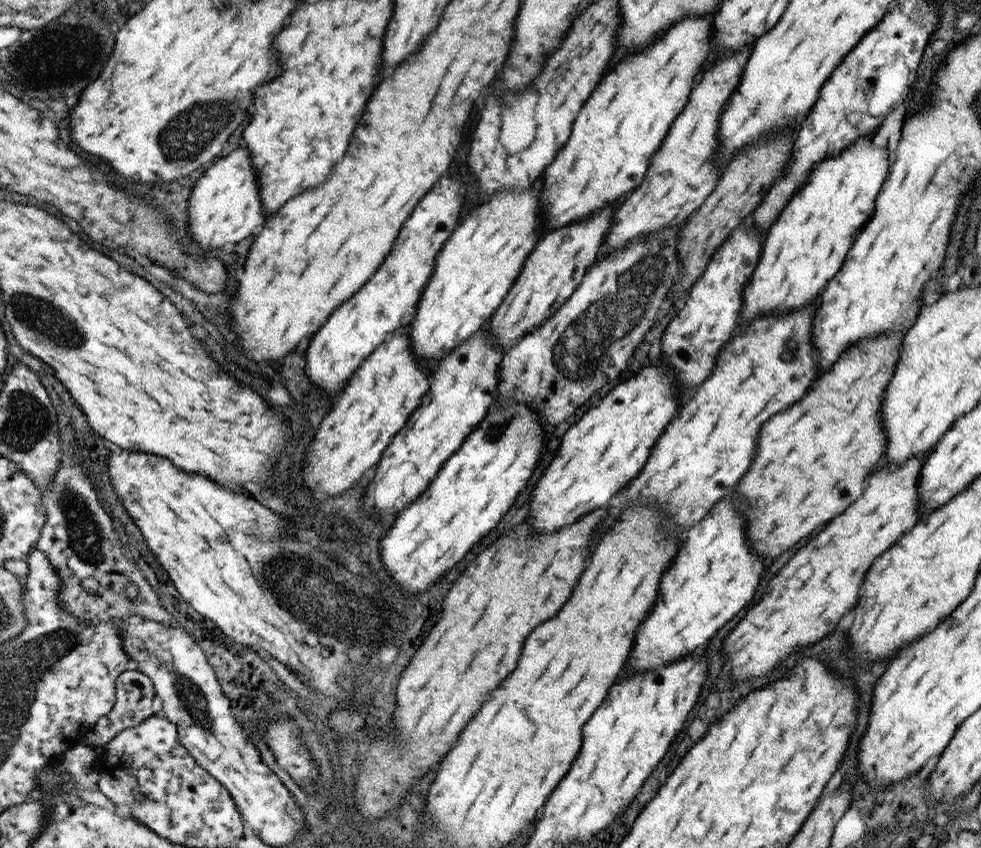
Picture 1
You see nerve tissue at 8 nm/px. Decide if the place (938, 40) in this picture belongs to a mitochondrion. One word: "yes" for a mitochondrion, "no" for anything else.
no

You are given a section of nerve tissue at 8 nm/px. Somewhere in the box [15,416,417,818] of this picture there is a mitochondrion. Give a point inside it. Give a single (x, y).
(84, 540)

